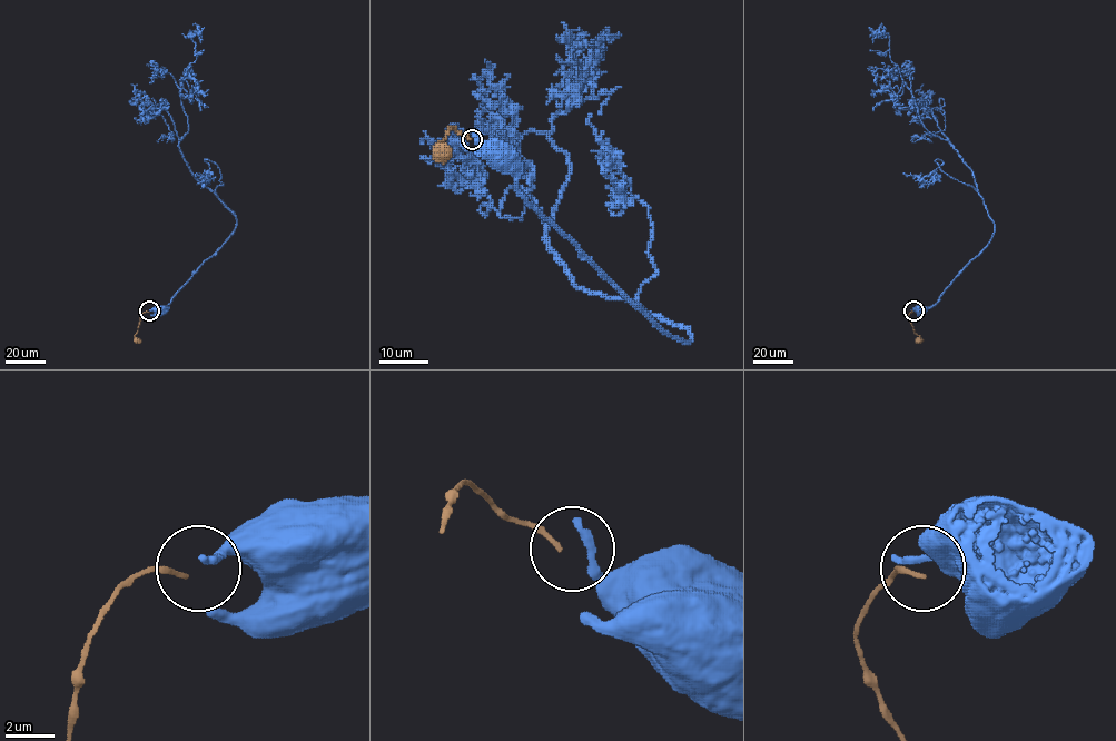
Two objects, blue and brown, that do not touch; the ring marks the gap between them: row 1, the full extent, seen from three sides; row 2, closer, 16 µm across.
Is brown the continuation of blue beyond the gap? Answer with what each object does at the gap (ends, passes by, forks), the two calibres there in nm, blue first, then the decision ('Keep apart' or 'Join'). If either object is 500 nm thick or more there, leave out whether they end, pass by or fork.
At the ring blue ends. At the ring brown ends. Thickness 420 nm (blue) against 190 nm. Keep apart

